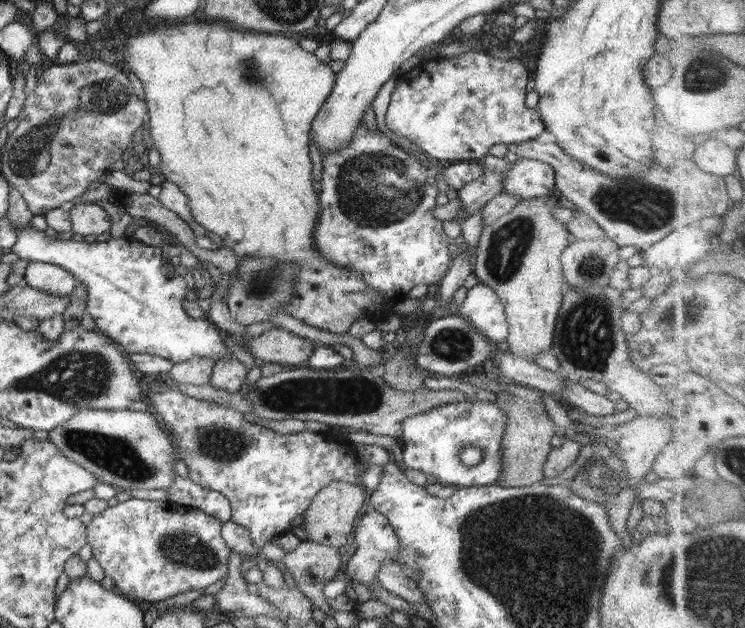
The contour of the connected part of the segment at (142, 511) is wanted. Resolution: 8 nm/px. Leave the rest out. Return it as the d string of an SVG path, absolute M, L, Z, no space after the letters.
M130 498L106 508L87 524L92 557L114 581L114 589L139 603L155 603L181 592L205 589L227 575L231 548L221 535L221 521L171 501Z

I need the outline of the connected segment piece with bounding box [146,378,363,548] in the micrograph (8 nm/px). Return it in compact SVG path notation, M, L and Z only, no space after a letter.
M155 378L156 386L148 392L146 398L150 400L154 412L164 421L166 432L176 442L175 449L189 470L189 479L202 488L224 495L232 506L231 521L247 528L252 542L258 548L276 536L291 532L290 522L310 508L320 489L334 481L360 483L363 469L359 454L354 446L348 445L336 434L329 431L316 433L312 430L304 430L299 434L278 434L266 426L248 422L242 412L230 406L191 398L173 384L168 386L164 378L162 386L158 383L159 378Z

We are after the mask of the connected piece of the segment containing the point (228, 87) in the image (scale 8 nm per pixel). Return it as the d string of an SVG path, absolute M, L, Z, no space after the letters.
M206 21L180 22L180 24L162 25L152 24L143 26L140 32L126 38L126 44L122 48L122 56L126 68L134 72L141 80L144 88L144 100L149 110L148 124L150 124L150 136L153 140L153 147L160 153L161 163L160 174L164 174L164 180L172 181L182 189L188 197L194 224L203 226L211 236L218 239L223 246L230 247L239 256L240 260L246 257L272 257L283 263L298 263L301 271L295 280L295 293L289 298L285 312L294 318L336 334L348 332L351 324L367 318L375 324L382 321L386 316L393 316L396 313L397 302L386 298L379 290L374 290L363 276L355 268L345 268L322 258L313 244L313 230L316 226L316 219L320 212L319 191L312 185L313 165L308 155L308 144L311 141L309 130L312 121L320 107L326 102L328 95L334 86L336 73L329 65L320 62L314 53L308 52L293 39L284 37L282 34L256 34L256 32L234 32L227 24L218 23L212 26Z

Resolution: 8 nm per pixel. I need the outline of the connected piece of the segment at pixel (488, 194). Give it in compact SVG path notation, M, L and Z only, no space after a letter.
M486 154L484 156L484 175L480 175L478 180L473 180L464 185L460 190L457 190L457 198L460 199L463 212L470 217L475 212L478 212L489 200L492 200L497 194L503 190L504 174L510 168L511 162Z

